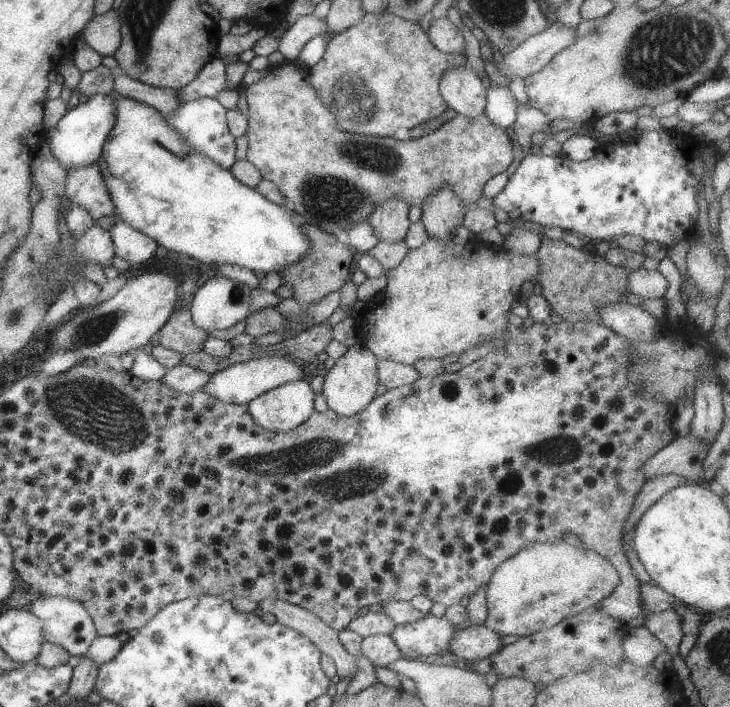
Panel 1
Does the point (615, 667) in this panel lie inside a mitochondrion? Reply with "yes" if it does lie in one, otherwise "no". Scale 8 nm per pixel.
no

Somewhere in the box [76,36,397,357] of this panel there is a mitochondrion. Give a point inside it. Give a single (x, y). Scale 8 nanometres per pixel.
(331, 201)

